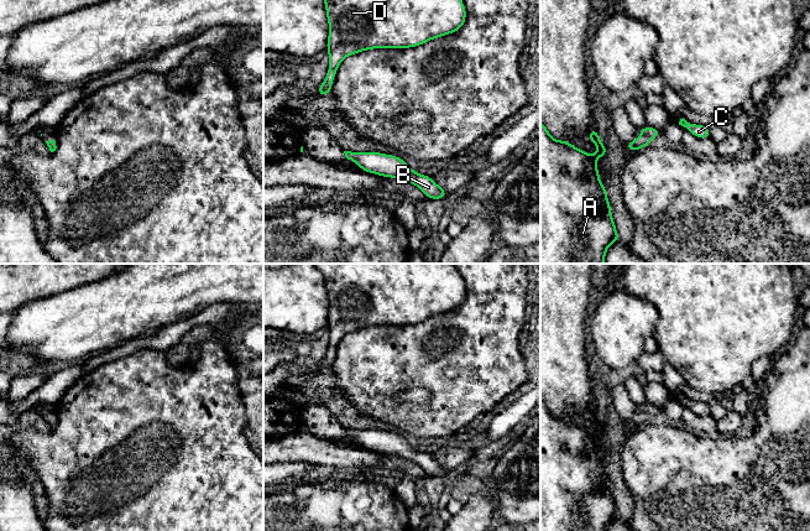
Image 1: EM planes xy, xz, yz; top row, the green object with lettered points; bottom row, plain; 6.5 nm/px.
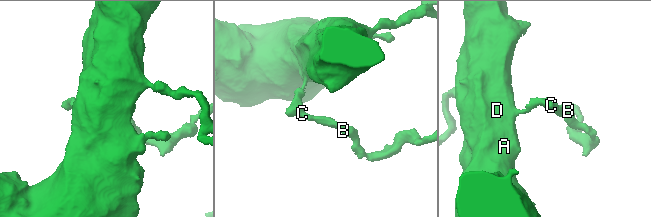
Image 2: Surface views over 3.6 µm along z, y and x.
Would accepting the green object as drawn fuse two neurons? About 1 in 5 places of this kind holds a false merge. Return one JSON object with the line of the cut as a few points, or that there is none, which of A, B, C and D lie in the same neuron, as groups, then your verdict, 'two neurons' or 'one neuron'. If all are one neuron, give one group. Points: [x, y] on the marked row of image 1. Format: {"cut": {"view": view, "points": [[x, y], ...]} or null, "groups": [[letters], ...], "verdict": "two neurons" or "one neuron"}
{"cut": null, "groups": [["A", "B", "C", "D"]], "verdict": "one neuron"}

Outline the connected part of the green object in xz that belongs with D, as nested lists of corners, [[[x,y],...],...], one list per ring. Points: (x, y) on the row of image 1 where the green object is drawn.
[[[324,0],[329,36],[329,69],[318,97],[330,94],[345,57],[373,48],[412,48],[459,31],[466,21],[463,0]]]

